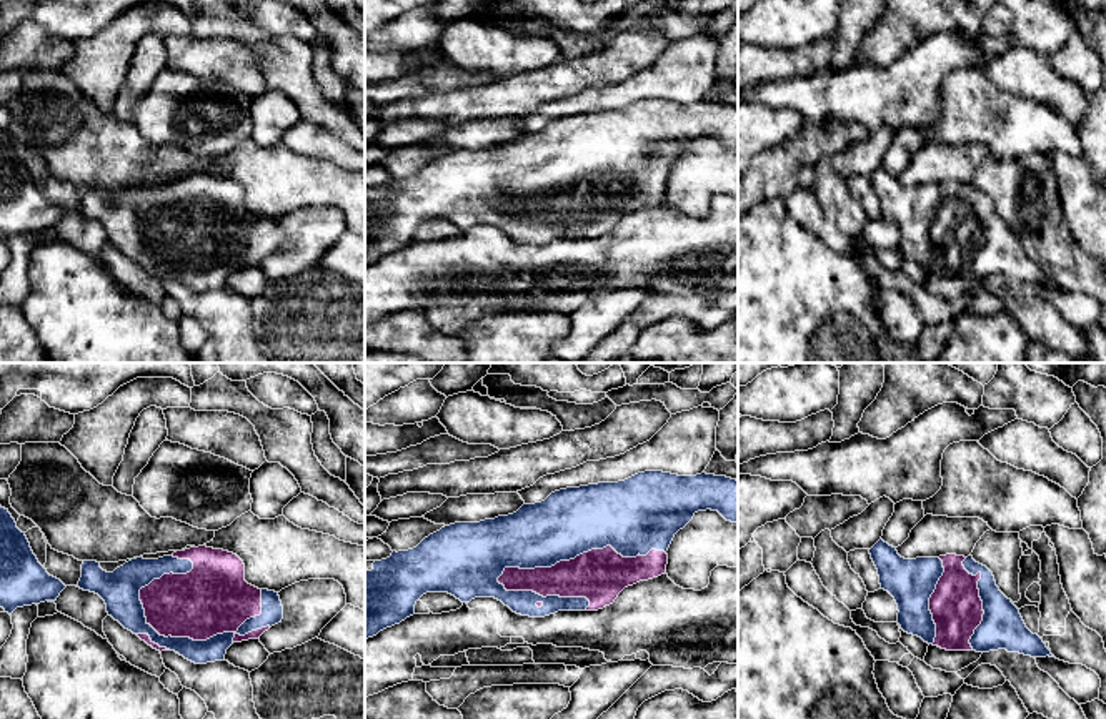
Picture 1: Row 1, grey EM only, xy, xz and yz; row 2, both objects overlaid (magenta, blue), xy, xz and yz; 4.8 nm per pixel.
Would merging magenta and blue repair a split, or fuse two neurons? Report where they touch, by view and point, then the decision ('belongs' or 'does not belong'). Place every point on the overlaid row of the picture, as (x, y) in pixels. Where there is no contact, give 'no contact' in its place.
meets magenta in xy at (194, 639); belongs

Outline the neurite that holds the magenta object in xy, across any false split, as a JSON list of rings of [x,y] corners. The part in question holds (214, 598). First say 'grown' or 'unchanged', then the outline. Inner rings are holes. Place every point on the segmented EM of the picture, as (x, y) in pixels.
grown | [[[207,546],[158,559],[137,558],[113,573],[103,571],[97,561],[83,561],[77,588],[98,594],[108,616],[153,649],[175,651],[195,664],[225,661],[233,642],[260,639],[283,619],[278,593],[248,584],[237,554]]]

